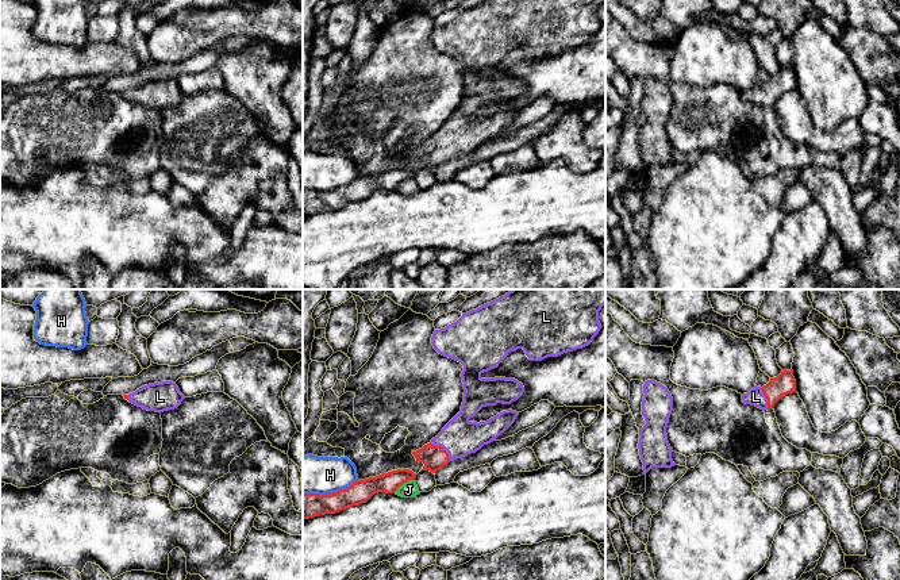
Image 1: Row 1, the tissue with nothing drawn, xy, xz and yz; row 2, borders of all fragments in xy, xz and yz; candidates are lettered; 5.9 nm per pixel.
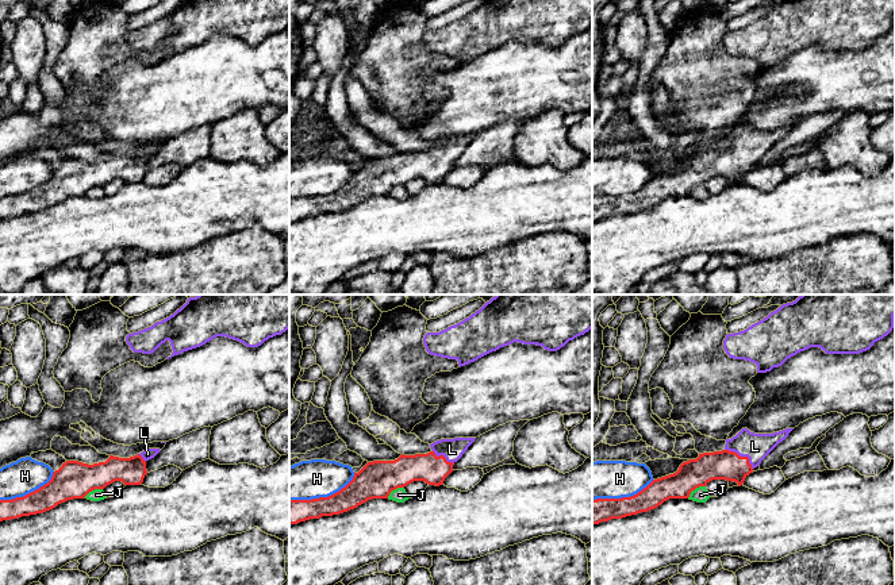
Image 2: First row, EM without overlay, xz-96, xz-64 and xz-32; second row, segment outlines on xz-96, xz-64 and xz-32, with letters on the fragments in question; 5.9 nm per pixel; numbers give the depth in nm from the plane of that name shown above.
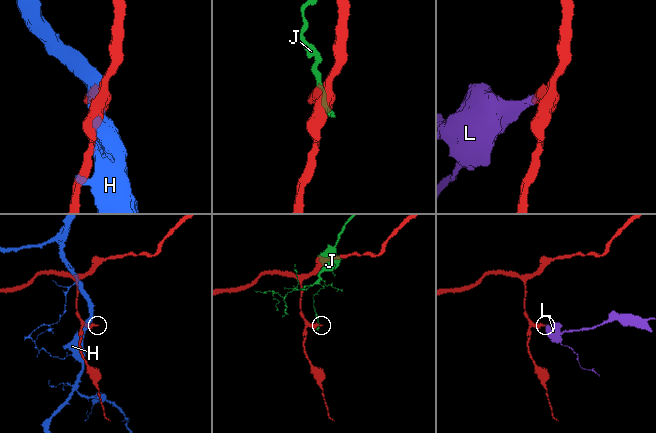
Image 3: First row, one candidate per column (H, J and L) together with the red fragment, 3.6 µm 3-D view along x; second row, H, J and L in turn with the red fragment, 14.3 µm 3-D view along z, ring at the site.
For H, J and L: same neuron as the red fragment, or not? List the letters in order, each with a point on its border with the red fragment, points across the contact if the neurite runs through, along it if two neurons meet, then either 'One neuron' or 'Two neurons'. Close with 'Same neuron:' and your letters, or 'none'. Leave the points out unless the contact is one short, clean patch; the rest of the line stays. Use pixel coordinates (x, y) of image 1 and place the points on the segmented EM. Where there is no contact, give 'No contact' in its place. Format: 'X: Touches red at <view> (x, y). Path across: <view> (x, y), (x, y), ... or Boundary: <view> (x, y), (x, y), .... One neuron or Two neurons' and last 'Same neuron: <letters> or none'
H: Touches red at xz (330, 494). Two neurons
J: Touches red at xz (403, 483). Two neurons
L: Touches red at xz (442, 448). Path across: xz (434, 457), (442, 448), (460, 437). One neuron
Same neuron: L

